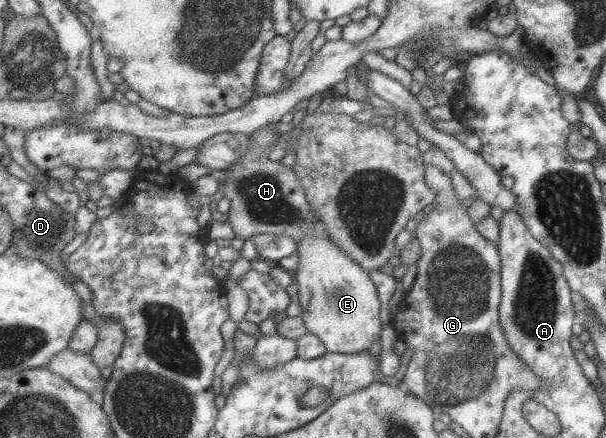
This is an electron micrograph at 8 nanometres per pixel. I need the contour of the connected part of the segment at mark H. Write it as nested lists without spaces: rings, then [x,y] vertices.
[[[270,125],[259,129],[252,136],[256,148],[250,150],[242,158],[242,162],[225,170],[227,177],[221,180],[221,192],[225,198],[232,201],[230,223],[241,239],[250,239],[254,235],[268,233],[285,234],[300,242],[301,238],[313,229],[311,226],[318,222],[318,217],[313,214],[314,208],[310,205],[308,194],[296,172],[292,167],[270,160],[269,152],[266,152],[268,147],[280,137],[280,132]]]

